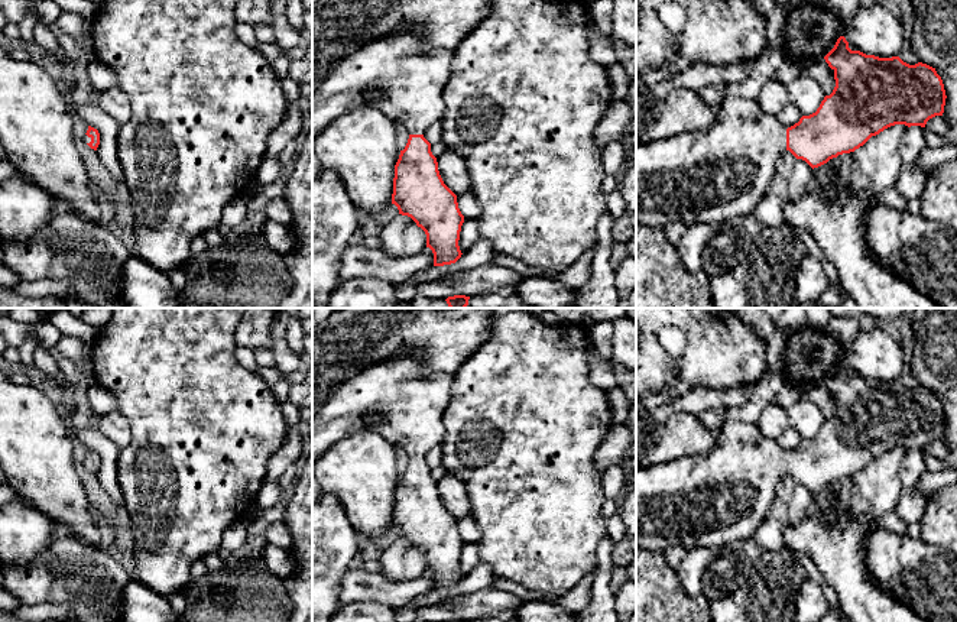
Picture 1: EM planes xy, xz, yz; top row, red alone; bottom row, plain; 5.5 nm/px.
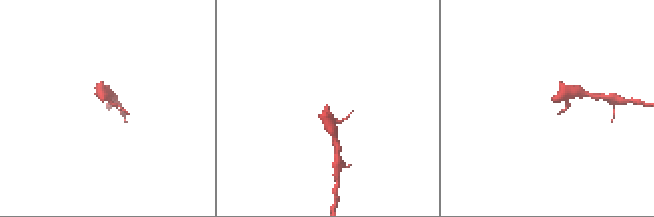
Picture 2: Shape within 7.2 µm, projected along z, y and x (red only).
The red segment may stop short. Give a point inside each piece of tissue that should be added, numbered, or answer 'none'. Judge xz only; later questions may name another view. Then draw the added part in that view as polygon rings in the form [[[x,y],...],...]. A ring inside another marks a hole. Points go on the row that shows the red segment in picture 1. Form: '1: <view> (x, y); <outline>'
1: xz (398, 74); [[[405,29],[370,42],[338,62],[334,72],[321,81],[312,93],[312,179],[322,171],[315,152],[317,137],[337,117],[359,106],[376,107],[387,119],[402,123],[409,135],[424,135],[432,123],[441,122],[454,51],[426,48],[422,33],[422,29]]]

